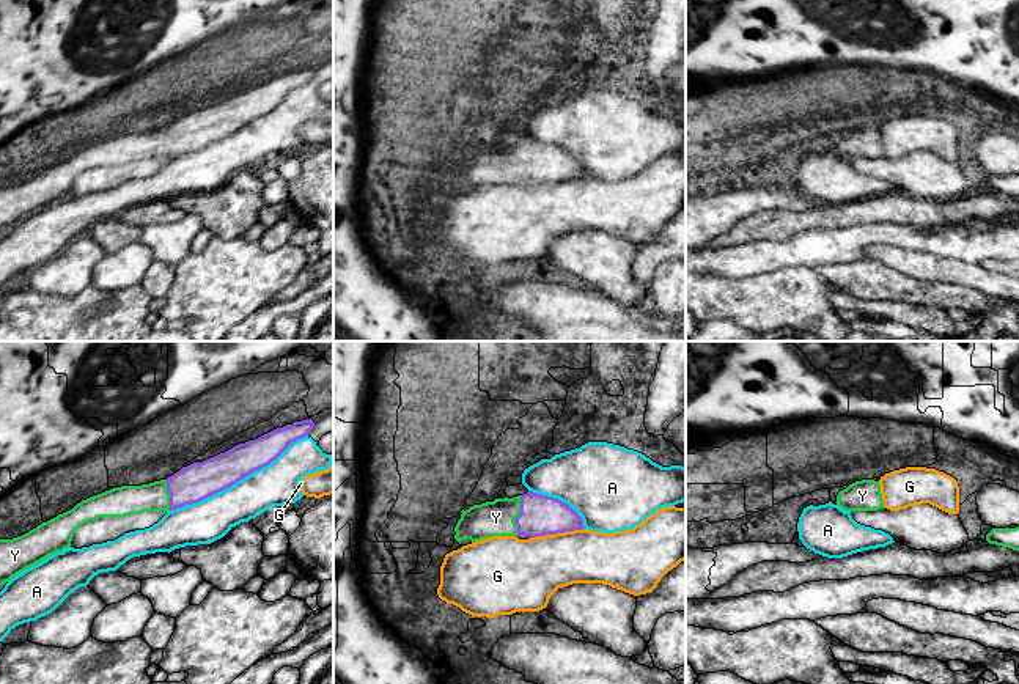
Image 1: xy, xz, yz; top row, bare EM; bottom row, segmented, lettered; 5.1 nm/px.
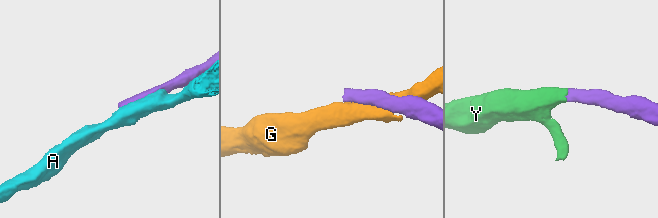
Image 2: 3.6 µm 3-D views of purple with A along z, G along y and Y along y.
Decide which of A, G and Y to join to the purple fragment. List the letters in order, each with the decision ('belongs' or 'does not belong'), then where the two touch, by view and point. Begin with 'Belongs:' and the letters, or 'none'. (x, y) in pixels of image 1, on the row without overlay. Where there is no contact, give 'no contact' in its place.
Belongs: Y
A: does not belong; contact xy (238, 128)
G: does not belong; contact xz (557, 180)
Y: belongs; contact xz (518, 164)

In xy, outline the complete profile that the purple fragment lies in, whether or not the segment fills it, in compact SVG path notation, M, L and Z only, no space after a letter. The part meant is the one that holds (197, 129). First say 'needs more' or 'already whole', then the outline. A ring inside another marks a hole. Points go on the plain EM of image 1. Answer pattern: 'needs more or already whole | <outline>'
needs more | M313 68L294 69L255 88L182 115L167 127L121 134L93 143L72 157L42 170L28 181L0 187L0 233L47 204L71 195L75 178L99 165L124 165L143 159L173 159L222 140L250 121L269 113L292 90L313 77Z

